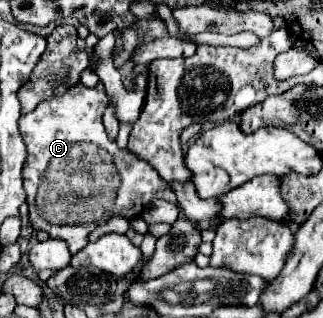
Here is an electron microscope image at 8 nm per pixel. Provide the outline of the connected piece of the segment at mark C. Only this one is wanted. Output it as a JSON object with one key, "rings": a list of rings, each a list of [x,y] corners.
{"rings":[[[76,83],[64,95],[54,95],[38,103],[32,113],[22,115],[18,121],[28,151],[22,179],[28,193],[30,225],[36,231],[46,231],[52,239],[66,241],[72,255],[84,249],[88,235],[110,217],[122,215],[132,219],[154,199],[176,203],[168,183],[152,165],[130,149],[120,149],[116,141],[108,137],[102,123],[108,103],[110,97],[102,83],[96,87]]]}

